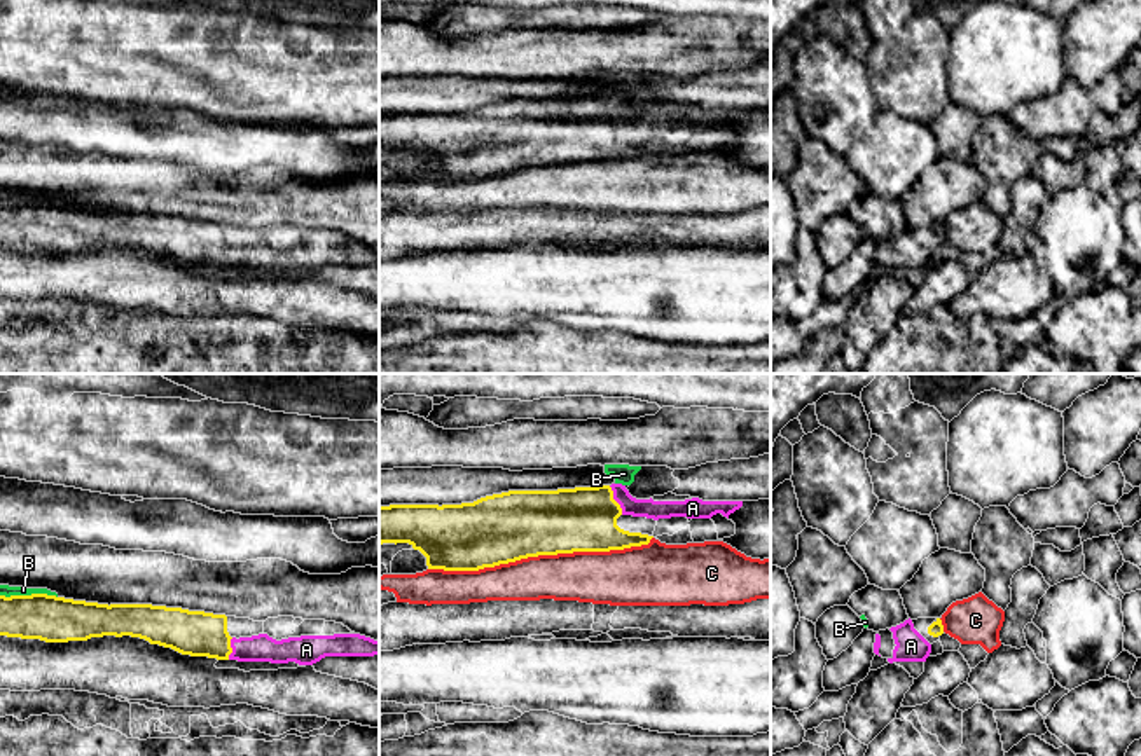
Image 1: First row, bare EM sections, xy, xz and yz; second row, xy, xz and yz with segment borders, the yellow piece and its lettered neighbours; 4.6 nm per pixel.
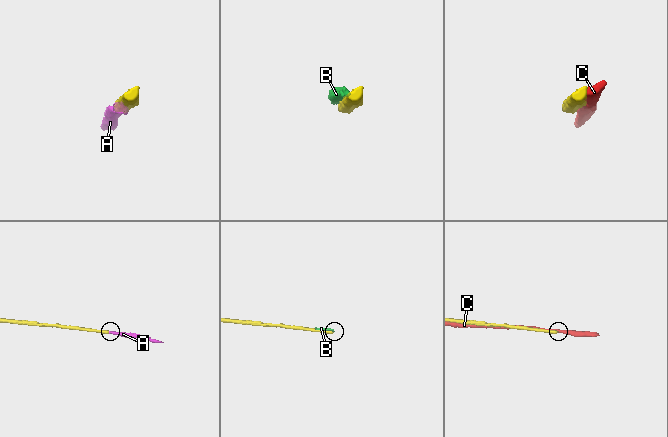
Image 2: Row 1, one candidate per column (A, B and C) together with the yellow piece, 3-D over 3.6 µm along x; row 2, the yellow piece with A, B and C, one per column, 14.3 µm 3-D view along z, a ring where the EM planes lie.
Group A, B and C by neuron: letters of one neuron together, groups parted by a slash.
A / B / C

